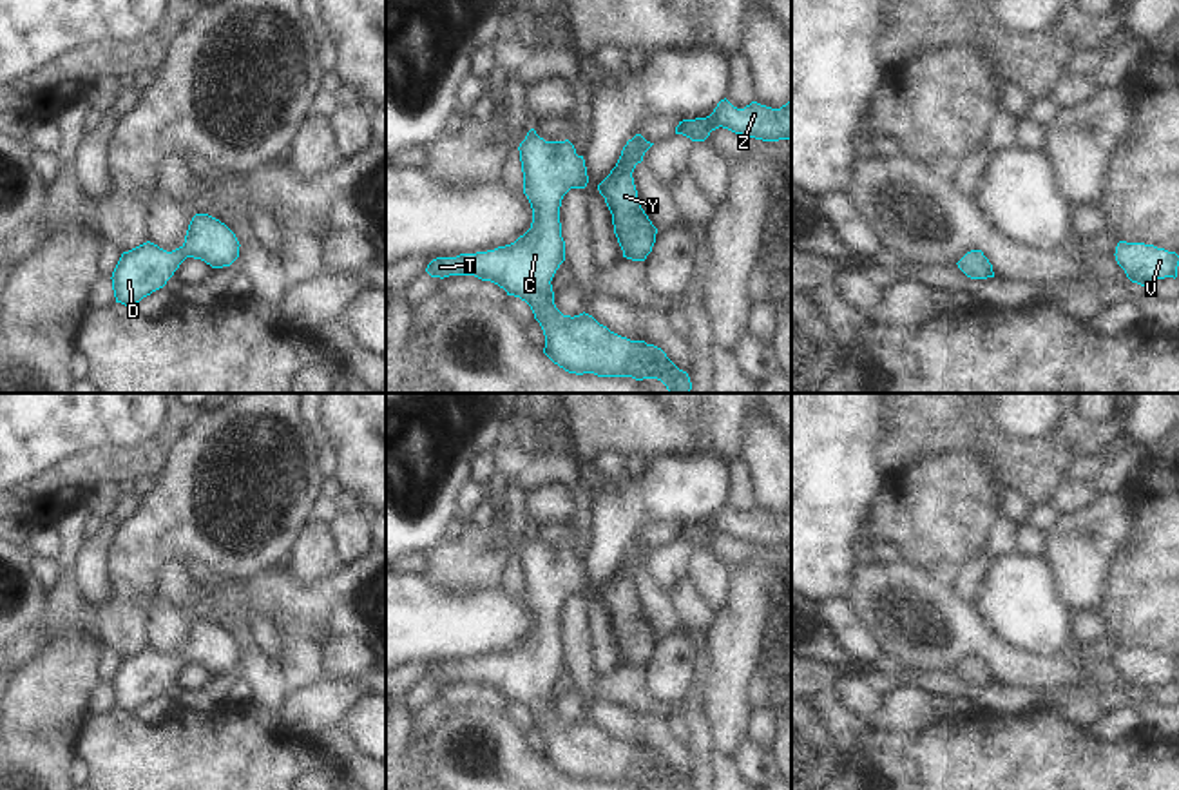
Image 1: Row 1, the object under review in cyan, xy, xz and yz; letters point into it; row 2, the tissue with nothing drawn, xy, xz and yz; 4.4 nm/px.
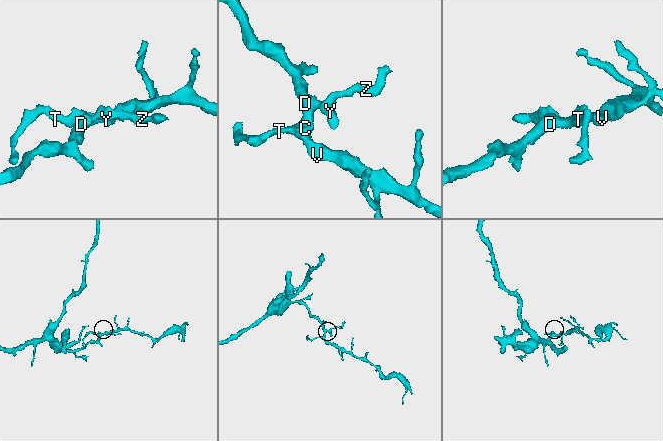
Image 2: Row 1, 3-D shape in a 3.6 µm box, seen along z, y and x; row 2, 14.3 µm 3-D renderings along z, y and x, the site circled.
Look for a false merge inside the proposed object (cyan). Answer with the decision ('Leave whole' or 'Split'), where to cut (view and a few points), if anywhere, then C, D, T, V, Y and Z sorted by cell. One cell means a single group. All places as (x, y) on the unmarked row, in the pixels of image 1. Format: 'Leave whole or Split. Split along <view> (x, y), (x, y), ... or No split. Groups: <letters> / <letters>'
Leave whole. No split. Groups: C D T V Y Z

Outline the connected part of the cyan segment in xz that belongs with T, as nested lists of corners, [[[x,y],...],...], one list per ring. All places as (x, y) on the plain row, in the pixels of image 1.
[[[534,535],[518,556],[523,600],[532,614],[531,634],[494,656],[436,663],[426,678],[440,685],[474,681],[525,707],[543,736],[543,759],[569,779],[692,790],[661,754],[621,743],[585,718],[570,723],[556,714],[551,687],[565,667],[560,612],[570,594],[587,592],[587,573],[569,545],[545,547]]]

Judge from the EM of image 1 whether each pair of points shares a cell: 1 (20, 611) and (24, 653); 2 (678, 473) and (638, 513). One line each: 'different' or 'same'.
1: different
2: same

